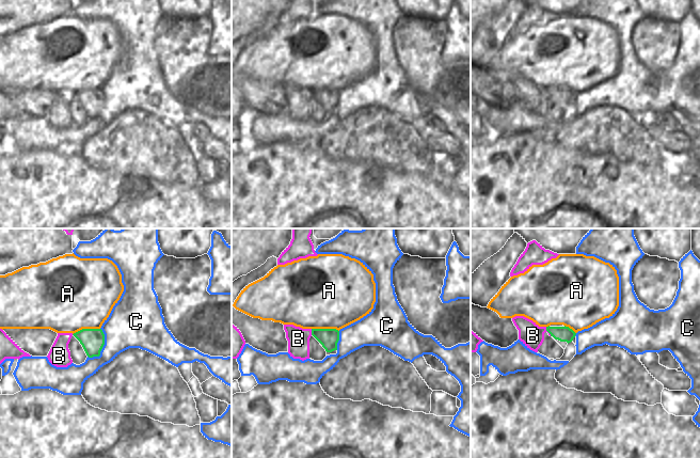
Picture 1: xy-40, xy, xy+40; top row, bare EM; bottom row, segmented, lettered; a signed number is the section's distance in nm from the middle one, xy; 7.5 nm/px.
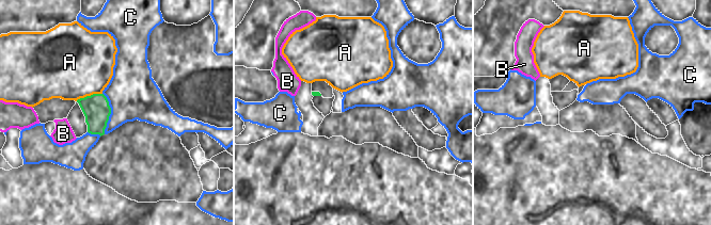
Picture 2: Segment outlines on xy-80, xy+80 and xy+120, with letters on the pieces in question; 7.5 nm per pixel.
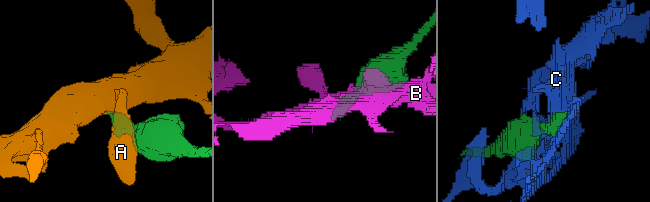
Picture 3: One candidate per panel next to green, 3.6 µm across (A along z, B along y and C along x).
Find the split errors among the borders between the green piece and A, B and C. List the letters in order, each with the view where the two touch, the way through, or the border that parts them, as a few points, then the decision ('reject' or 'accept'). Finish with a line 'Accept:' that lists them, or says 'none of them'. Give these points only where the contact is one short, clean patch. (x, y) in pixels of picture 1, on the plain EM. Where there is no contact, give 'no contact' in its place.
A: meets green in xy-40; reject
B: meets green in xy+40; border along xy+40 (545, 88), (545, 91), (551, 96); reject
C: meets green in xy-40; reject
Accept: none of them

